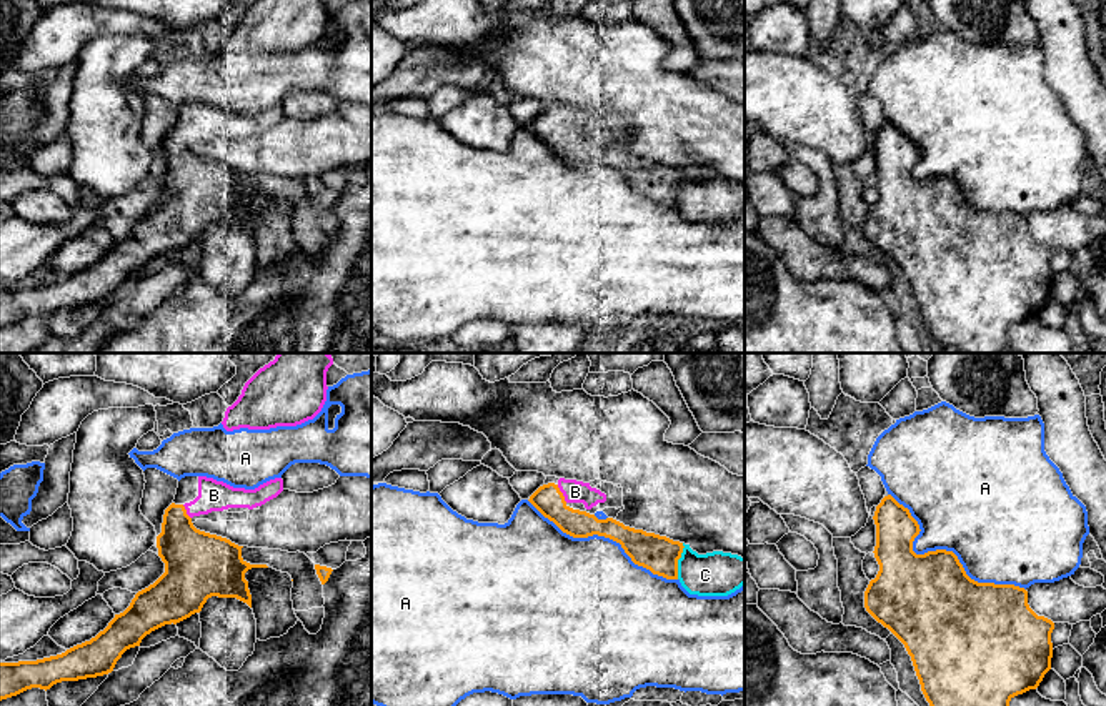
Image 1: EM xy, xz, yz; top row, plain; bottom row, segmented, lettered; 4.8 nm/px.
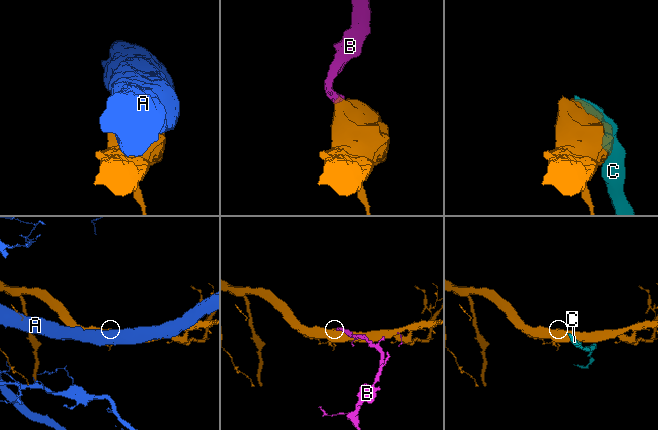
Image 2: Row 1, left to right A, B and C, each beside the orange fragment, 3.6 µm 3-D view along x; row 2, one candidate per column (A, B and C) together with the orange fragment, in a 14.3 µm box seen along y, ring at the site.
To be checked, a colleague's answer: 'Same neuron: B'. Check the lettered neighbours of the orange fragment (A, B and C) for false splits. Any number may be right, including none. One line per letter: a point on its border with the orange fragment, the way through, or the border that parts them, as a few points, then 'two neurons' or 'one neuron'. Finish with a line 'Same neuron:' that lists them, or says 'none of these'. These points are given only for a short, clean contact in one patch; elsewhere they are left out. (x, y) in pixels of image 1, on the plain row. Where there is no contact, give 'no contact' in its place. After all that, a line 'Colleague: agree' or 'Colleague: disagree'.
A: contact yz (943, 177); two neurons
B: contact xz (562, 120); way xz (548, 127), (562, 120), (575, 119); one neuron
C: contact xz (677, 188); two neurons
Same neuron: B
Colleague: agree

